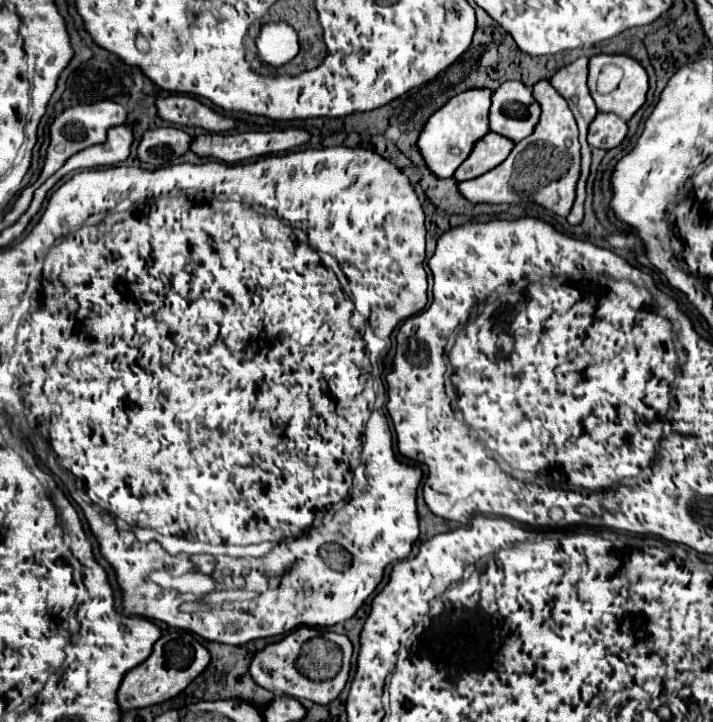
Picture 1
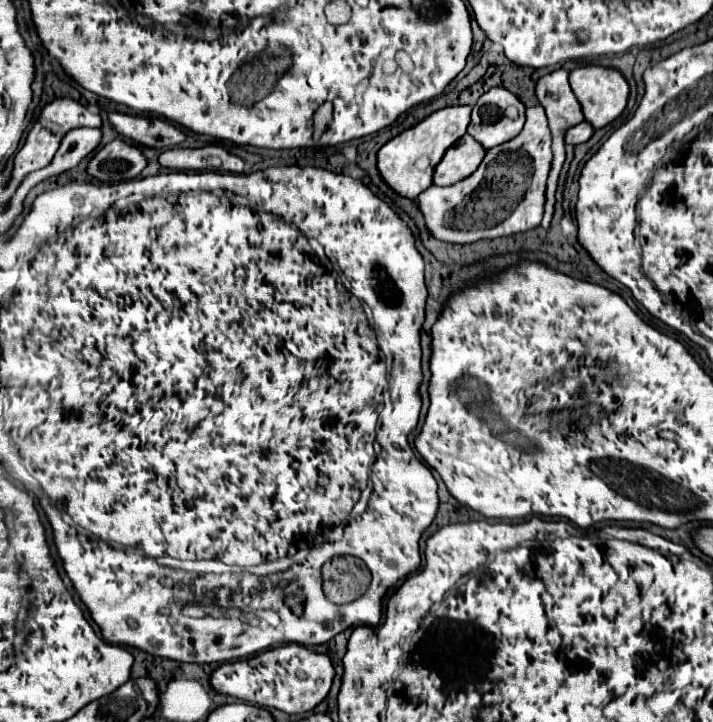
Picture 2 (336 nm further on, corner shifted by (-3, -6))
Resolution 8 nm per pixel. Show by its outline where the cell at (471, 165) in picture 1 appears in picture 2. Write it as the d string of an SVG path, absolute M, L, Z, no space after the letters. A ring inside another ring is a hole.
M464 135L454 147L446 151L442 163L438 163L438 173L434 173L434 185L446 187L454 185L460 179L466 179L470 173L478 169L486 155L486 149L474 141L474 137Z

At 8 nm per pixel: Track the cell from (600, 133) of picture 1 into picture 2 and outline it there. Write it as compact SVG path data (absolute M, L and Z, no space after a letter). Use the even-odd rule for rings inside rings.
M582 121L582 123L576 125L570 133L566 133L566 143L570 143L570 145L580 145L580 143L586 143L592 135L594 135L594 127L592 127L588 121Z

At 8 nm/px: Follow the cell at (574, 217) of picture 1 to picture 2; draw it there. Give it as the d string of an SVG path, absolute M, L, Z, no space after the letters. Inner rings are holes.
M558 69L550 75L544 75L538 79L538 85L536 85L536 97L540 101L540 105L546 109L546 115L548 115L548 123L550 123L550 129L552 129L552 135L554 135L554 169L550 171L550 179L548 179L548 185L546 189L550 189L550 205L546 205L546 211L544 211L544 219L542 223L546 223L546 229L550 229L550 223L552 223L552 217L554 217L554 205L556 205L556 189L558 189L558 175L562 171L562 165L564 165L564 159L566 159L566 143L564 143L564 135L568 129L576 127L578 123L584 121L584 113L582 113L582 107L570 87L570 81L568 81L568 71L566 69Z

